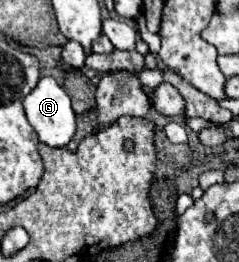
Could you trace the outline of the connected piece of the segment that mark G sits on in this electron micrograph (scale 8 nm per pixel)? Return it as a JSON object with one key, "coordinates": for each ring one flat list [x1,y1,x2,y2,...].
{"coordinates":[[41,78,23,98,29,124,47,146,63,148,75,134,75,112,67,92,53,80]]}

